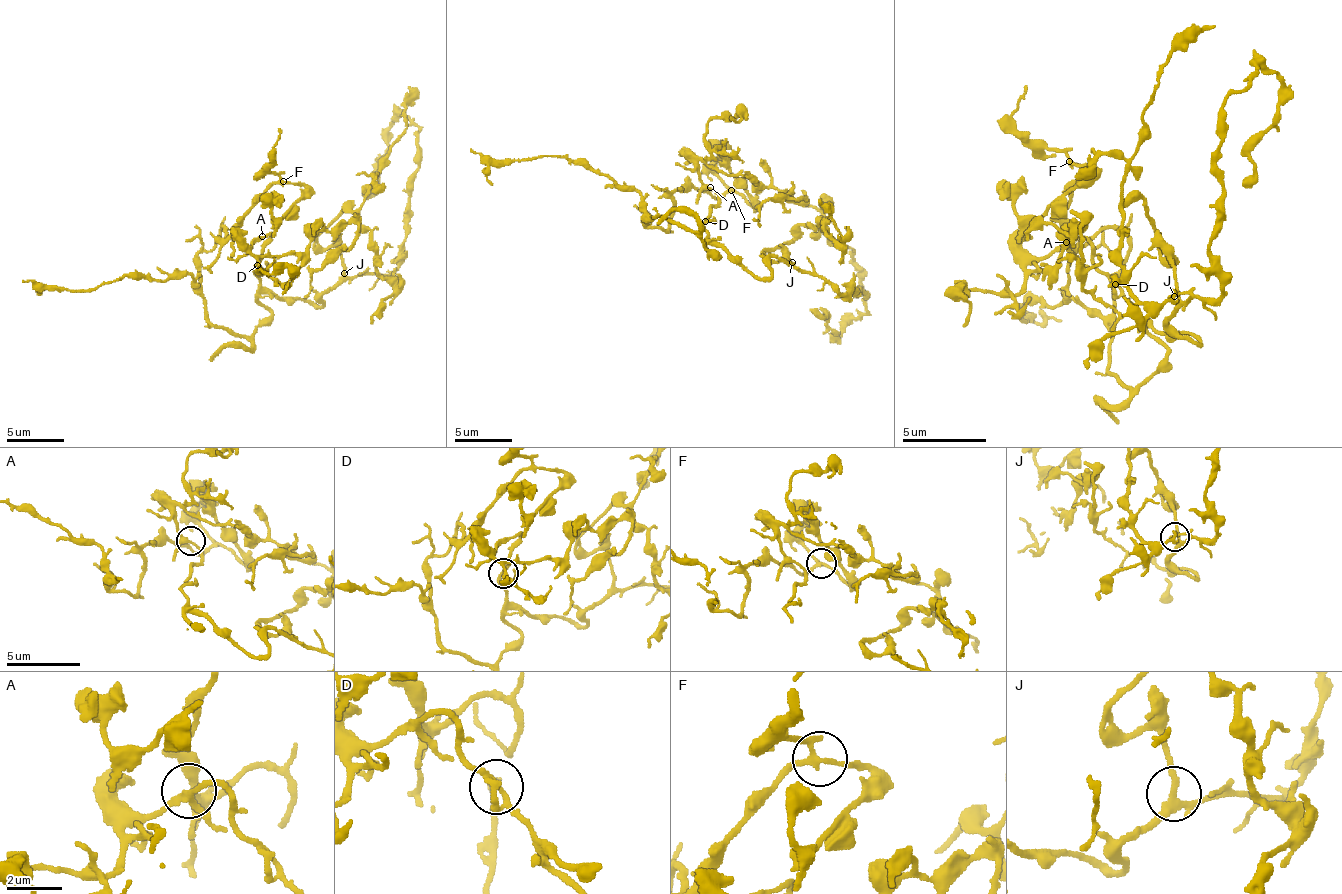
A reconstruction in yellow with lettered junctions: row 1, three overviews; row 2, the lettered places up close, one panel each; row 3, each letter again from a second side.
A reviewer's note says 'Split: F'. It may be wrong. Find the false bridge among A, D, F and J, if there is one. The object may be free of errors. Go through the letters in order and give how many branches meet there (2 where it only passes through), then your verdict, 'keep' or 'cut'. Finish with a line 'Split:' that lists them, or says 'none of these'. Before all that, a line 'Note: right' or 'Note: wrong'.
Note: wrong
A: branches 3; keep
D: branches 3; keep
F: branches 3; keep
J: branches 3; keep
Split: none of these

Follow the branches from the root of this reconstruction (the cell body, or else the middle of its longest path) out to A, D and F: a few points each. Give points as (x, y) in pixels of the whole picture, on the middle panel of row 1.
A: (714, 244), (702, 227), (708, 210), (717, 204), (717, 192), (711, 187)
D: (714, 244), (702, 227), (705, 221)
F: (714, 244), (705, 244), (720, 256), (659, 216), (647, 221), (668, 230), (676, 190), (717, 198), (731, 190)

